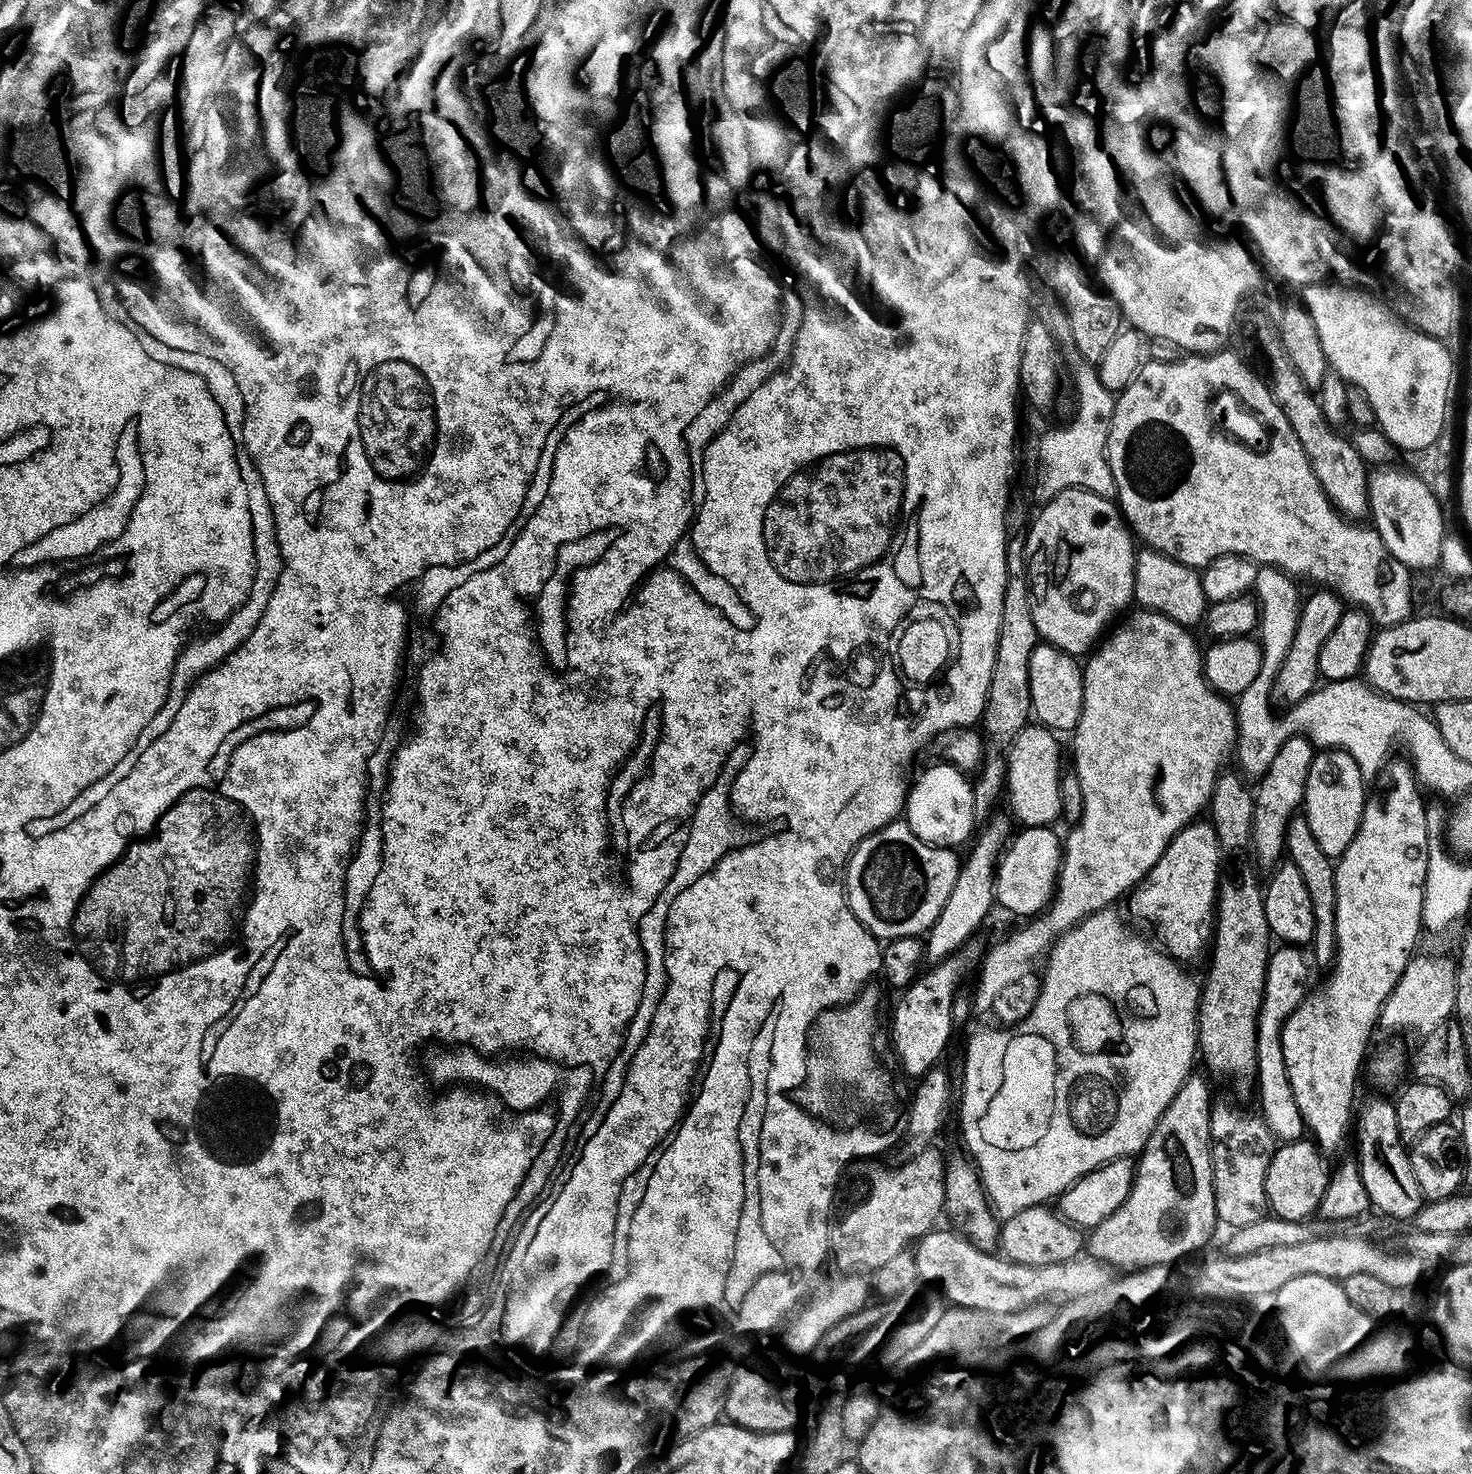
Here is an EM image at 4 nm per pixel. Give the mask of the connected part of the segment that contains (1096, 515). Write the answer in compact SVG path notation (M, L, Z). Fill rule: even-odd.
M1087 489L1062 490L1037 513L1024 536L1034 624L1045 643L1082 656L1093 649L1102 630L1133 601L1134 536L1117 503Z

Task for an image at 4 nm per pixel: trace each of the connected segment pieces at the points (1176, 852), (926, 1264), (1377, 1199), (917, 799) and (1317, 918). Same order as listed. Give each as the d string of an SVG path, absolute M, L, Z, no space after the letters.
M1211 823L1187 824L1166 846L1162 858L1127 897L1128 912L1156 928L1159 947L1173 960L1196 960L1209 951L1214 935L1216 893L1220 890L1220 843Z
M942 1228L921 1236L913 1256L921 1281L934 1283L931 1285L937 1286L956 1307L975 1313L1016 1313L1037 1307L1050 1298L1056 1304L1069 1303L1100 1286L1106 1278L1101 1272L1100 1262L1090 1256L1079 1256L1051 1266L1026 1266L986 1252L971 1243L965 1235Z
M1391 1099L1368 1100L1362 1104L1354 1116L1354 1156L1360 1165L1362 1186L1366 1186L1368 1203L1384 1216L1411 1221L1426 1201L1418 1186L1418 1178L1414 1178L1414 1166L1406 1141L1401 1138L1398 1130L1396 1105Z
M941 762L926 769L917 781L911 783L905 800L904 820L922 842L953 849L973 837L976 830L973 783L965 776L957 766Z
M1302 814L1293 816L1286 826L1284 851L1287 859L1298 866L1302 879L1306 881L1306 890L1310 893L1310 907L1314 910L1314 934L1310 945L1312 956L1324 966L1331 965L1336 959L1336 865L1333 857L1322 854L1322 849Z

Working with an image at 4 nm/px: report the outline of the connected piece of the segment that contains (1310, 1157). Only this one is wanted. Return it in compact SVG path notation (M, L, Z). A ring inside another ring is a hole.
M1308 1138L1277 1147L1270 1170L1266 1172L1266 1198L1273 1217L1306 1220L1319 1209L1330 1179L1330 1167L1324 1160L1327 1160L1325 1153Z

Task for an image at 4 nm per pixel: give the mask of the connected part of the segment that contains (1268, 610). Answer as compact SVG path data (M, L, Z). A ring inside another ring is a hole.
M1271 566L1257 567L1254 599L1260 610L1258 639L1262 650L1262 668L1258 670L1254 682L1250 682L1250 686L1246 686L1246 690L1242 690L1242 694L1234 700L1236 710L1234 760L1236 756L1237 762L1240 763L1239 771L1248 778L1264 776L1270 762L1274 762L1274 754L1278 754L1282 742L1286 742L1286 738L1294 732L1294 728L1290 725L1279 724L1272 717L1268 704L1270 705L1272 683L1276 672L1286 658L1286 650L1290 650L1290 642L1294 638L1294 630L1300 617L1302 592L1300 596L1296 587L1298 587L1297 581L1287 576L1285 572L1280 572Z

